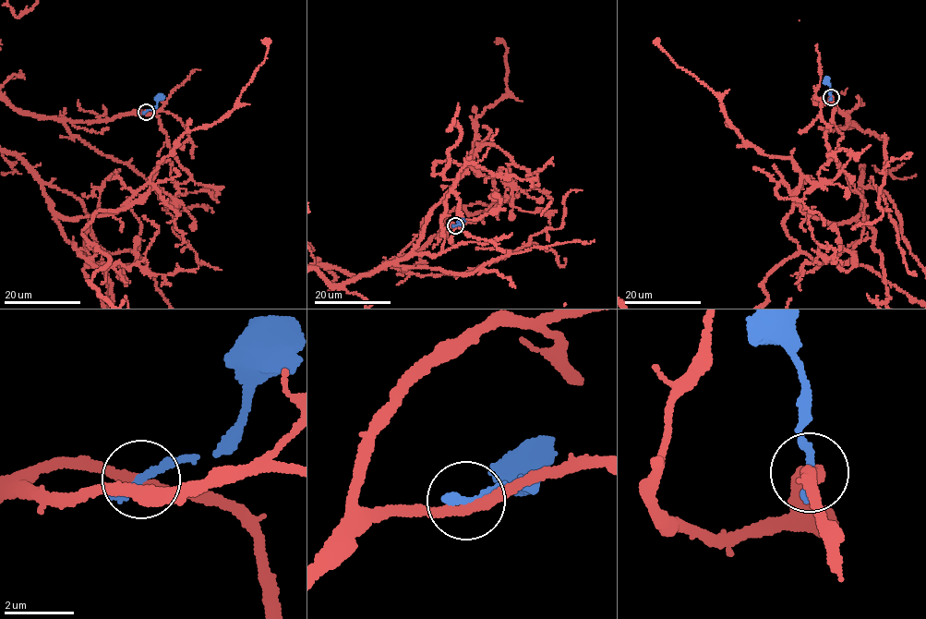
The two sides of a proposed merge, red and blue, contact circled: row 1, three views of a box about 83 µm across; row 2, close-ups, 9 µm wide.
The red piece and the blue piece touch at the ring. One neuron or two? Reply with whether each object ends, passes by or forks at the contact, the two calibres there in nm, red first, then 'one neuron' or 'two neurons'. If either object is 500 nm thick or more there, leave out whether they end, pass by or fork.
red passes by; blue ends there; 300 nm thick on the red side, 300 nm on the other; two neurons

